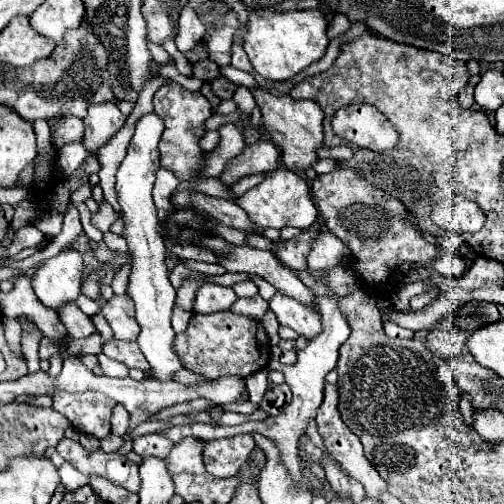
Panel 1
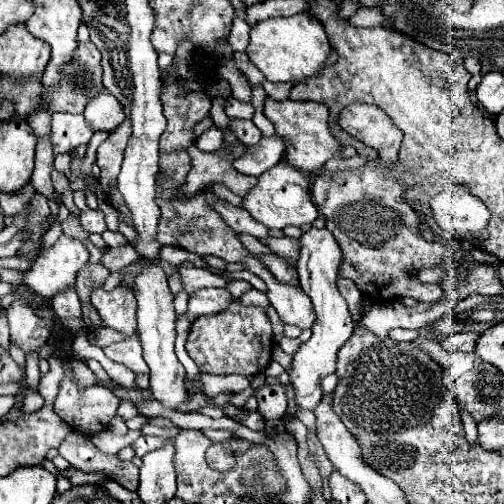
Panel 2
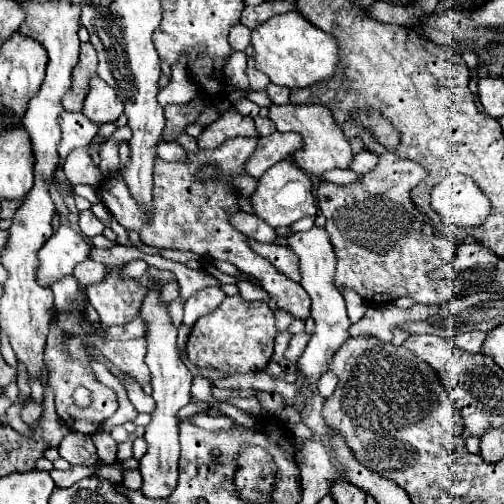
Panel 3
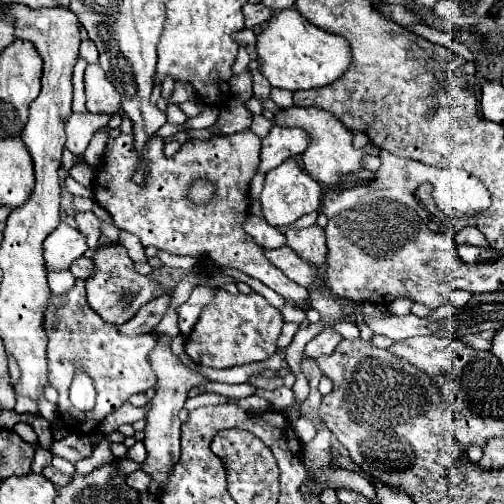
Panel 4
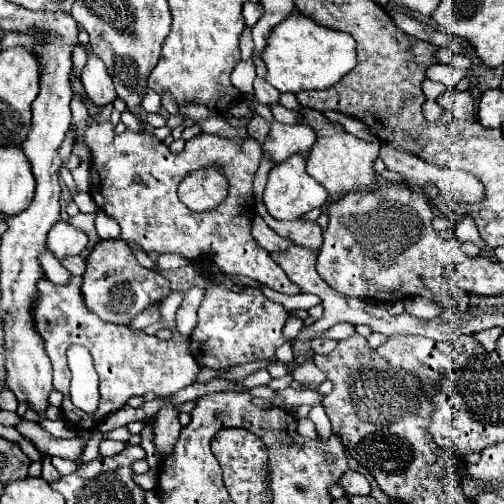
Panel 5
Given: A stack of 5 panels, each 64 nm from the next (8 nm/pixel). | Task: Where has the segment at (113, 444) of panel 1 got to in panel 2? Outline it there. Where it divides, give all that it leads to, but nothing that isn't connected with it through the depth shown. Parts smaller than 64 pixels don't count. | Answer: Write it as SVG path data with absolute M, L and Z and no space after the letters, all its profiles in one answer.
M106 430L106 432L98 432L96 436L92 436L92 442L100 452L116 456L118 450L122 450L124 446L130 446L140 435L140 430L129 431L126 436L114 436L110 430Z

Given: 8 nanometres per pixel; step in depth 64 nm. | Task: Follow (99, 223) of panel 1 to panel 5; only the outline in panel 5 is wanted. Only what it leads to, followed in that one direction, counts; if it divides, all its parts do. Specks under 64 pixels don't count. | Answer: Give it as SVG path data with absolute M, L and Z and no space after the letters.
M78 214L78 216L72 216L72 218L68 218L68 224L72 224L72 226L76 226L76 228L80 228L80 230L84 230L86 234L88 234L88 246L92 248L100 238L98 238L98 234L96 234L96 228L94 228L94 214Z

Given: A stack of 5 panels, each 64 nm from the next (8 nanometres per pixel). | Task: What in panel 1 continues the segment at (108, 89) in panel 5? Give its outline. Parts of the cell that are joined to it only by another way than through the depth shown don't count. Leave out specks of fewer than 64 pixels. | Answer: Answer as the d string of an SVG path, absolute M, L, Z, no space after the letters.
M108 100L104 104L92 104L92 108L88 108L88 116L84 118L84 148L88 152L96 152L124 126L124 120L126 118L122 116L114 100Z

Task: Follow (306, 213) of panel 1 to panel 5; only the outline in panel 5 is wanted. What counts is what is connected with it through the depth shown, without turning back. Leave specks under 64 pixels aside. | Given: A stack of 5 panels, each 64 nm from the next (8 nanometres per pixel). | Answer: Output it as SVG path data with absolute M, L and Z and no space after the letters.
M294 154L288 160L276 164L270 174L268 174L268 182L266 182L266 190L264 190L264 204L268 208L268 214L276 220L294 220L304 216L308 210L324 206L328 200L328 192L322 184L318 184L308 172L306 172L306 164L308 164L308 156L306 154Z

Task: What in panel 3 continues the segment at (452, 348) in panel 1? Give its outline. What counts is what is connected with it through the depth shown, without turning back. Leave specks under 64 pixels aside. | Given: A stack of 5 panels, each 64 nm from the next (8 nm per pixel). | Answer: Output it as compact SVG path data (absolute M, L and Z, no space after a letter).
M466 332L466 334L458 336L458 338L454 338L452 344L460 346L466 352L480 352L484 340L486 340L486 332Z

